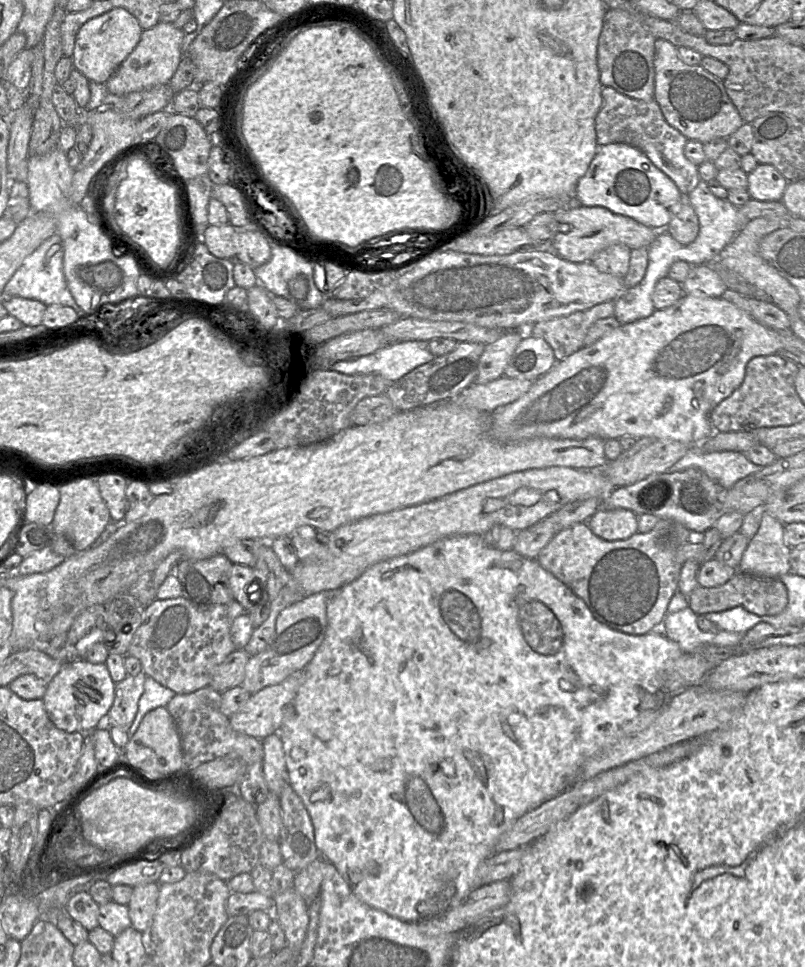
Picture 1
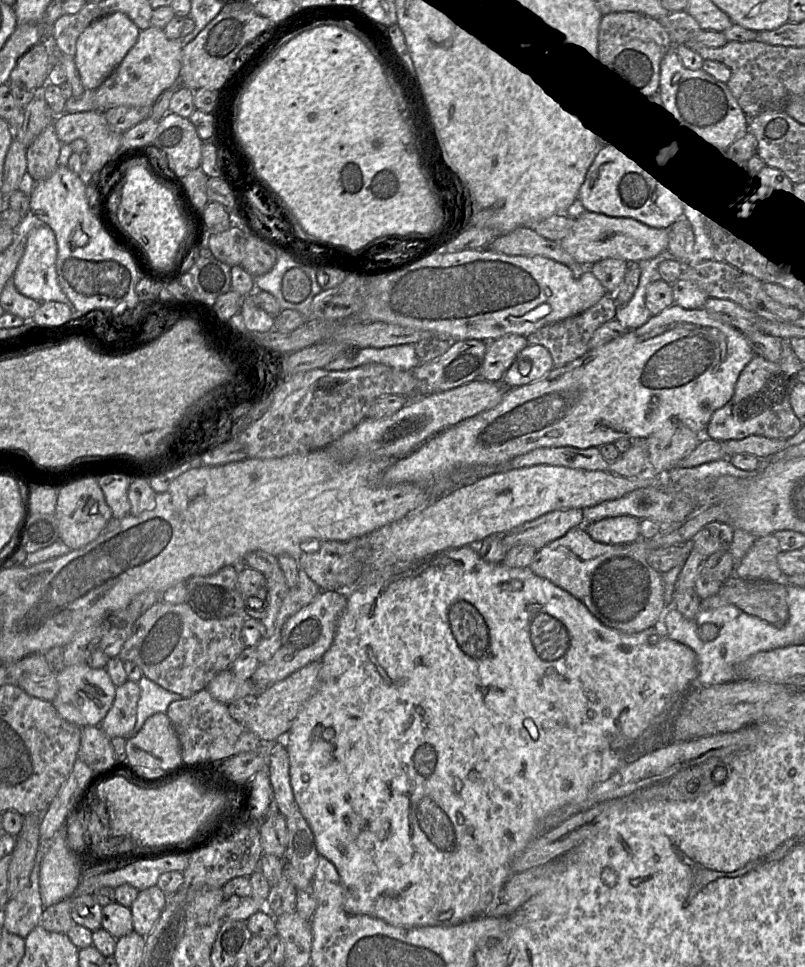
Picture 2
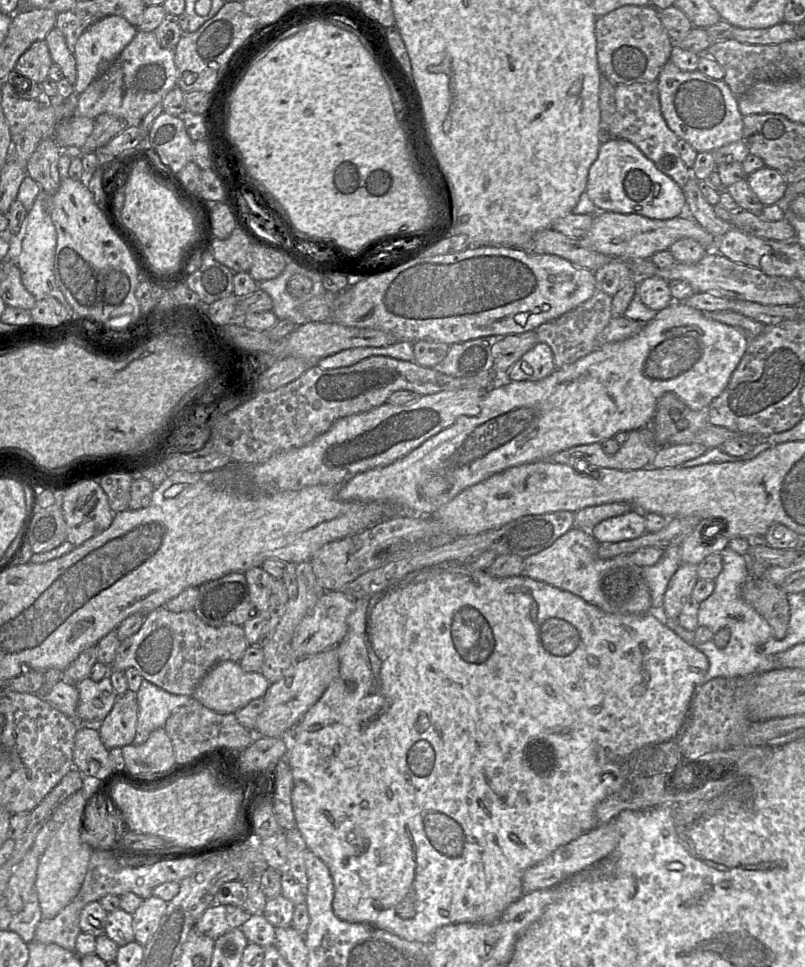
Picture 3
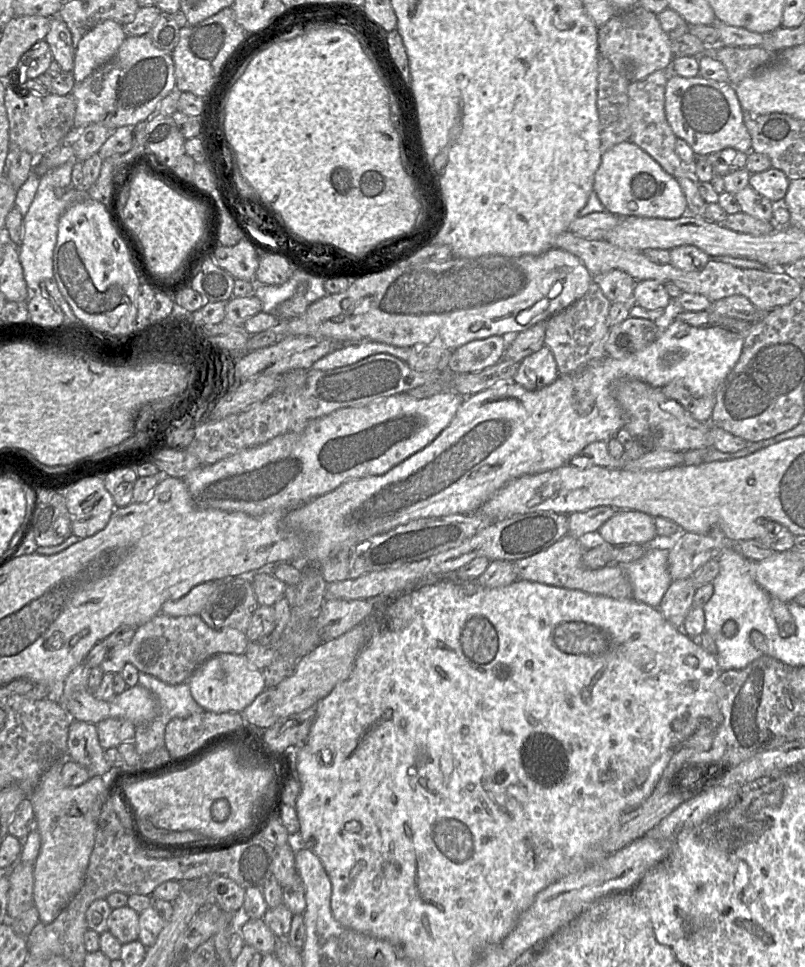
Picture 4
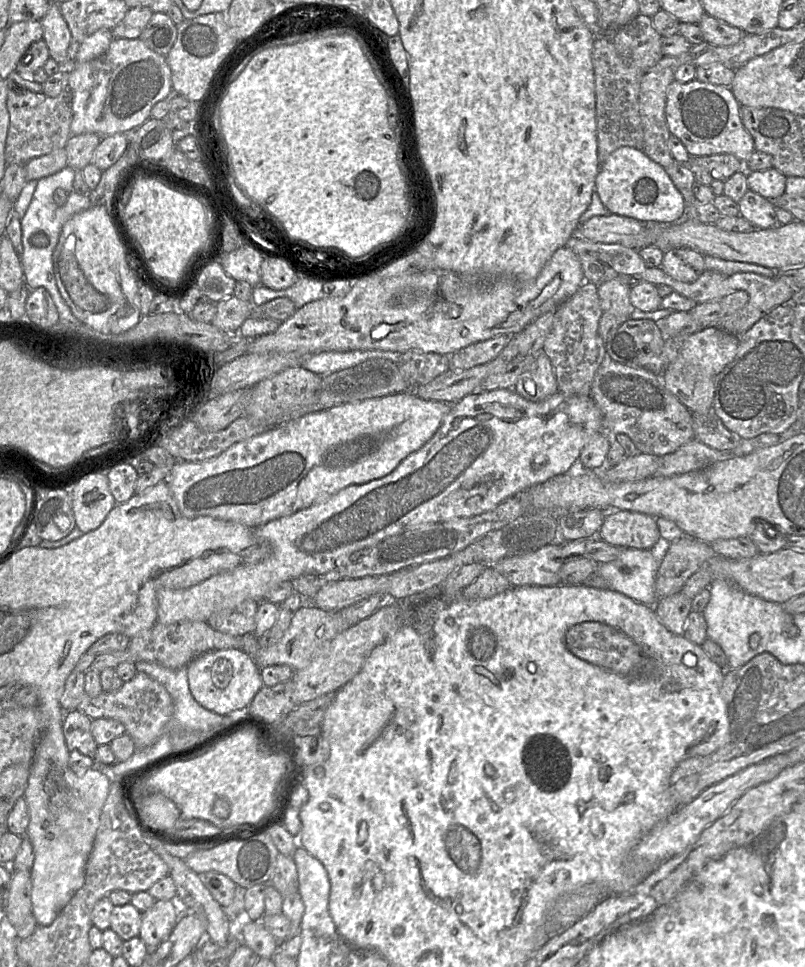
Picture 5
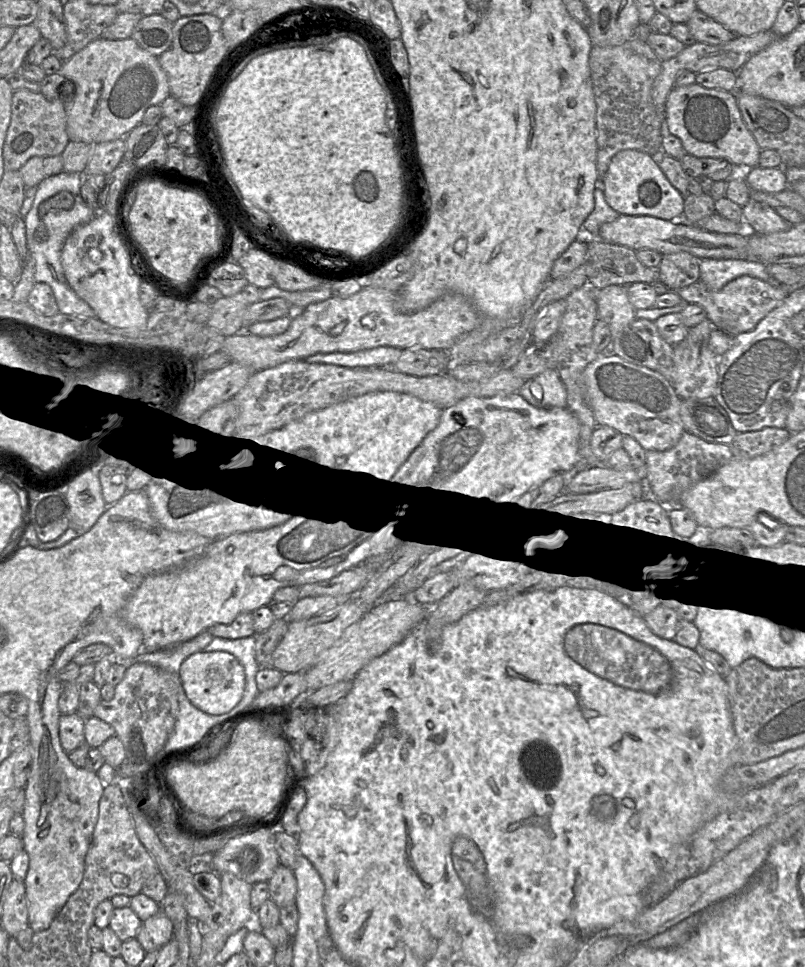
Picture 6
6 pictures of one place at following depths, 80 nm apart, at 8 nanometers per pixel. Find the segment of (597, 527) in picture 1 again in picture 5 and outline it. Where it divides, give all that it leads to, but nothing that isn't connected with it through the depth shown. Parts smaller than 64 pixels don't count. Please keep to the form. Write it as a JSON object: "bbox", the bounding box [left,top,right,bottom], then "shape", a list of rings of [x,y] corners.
{"bbox":[598,510,661,549],"shape":[[[627,510],[607,511],[598,534],[620,548],[652,549],[661,540],[655,517]]]}

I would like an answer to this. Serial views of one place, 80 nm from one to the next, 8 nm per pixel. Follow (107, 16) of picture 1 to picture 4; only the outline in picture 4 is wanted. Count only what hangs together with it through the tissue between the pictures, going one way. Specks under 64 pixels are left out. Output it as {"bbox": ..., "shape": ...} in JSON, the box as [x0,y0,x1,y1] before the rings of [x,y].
{"bbox":[72,20,126,82],"shape":[[[105,20],[89,30],[74,54],[72,74],[75,82],[82,82],[112,59],[126,37],[123,26],[113,20]]]}

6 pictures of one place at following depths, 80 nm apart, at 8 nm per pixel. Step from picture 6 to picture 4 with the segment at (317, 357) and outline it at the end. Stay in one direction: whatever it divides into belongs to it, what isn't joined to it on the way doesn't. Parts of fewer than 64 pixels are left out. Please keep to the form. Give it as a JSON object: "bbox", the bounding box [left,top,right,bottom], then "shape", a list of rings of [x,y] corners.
{"bbox":[312,341,411,370],"shape":[[[373,341],[348,343],[317,360],[312,365],[312,368],[317,370],[331,370],[352,365],[368,356],[381,353],[389,354],[407,362],[410,349],[411,347],[399,347]]]}

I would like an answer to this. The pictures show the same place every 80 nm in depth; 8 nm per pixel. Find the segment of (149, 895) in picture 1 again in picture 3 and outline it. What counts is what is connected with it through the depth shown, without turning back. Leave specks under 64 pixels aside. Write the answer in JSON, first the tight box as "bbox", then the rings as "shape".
{"bbox":[132,895,167,946],"shape":[[[151,895],[144,899],[143,903],[132,914],[135,940],[143,946],[157,929],[166,911],[167,903],[159,897]]]}

